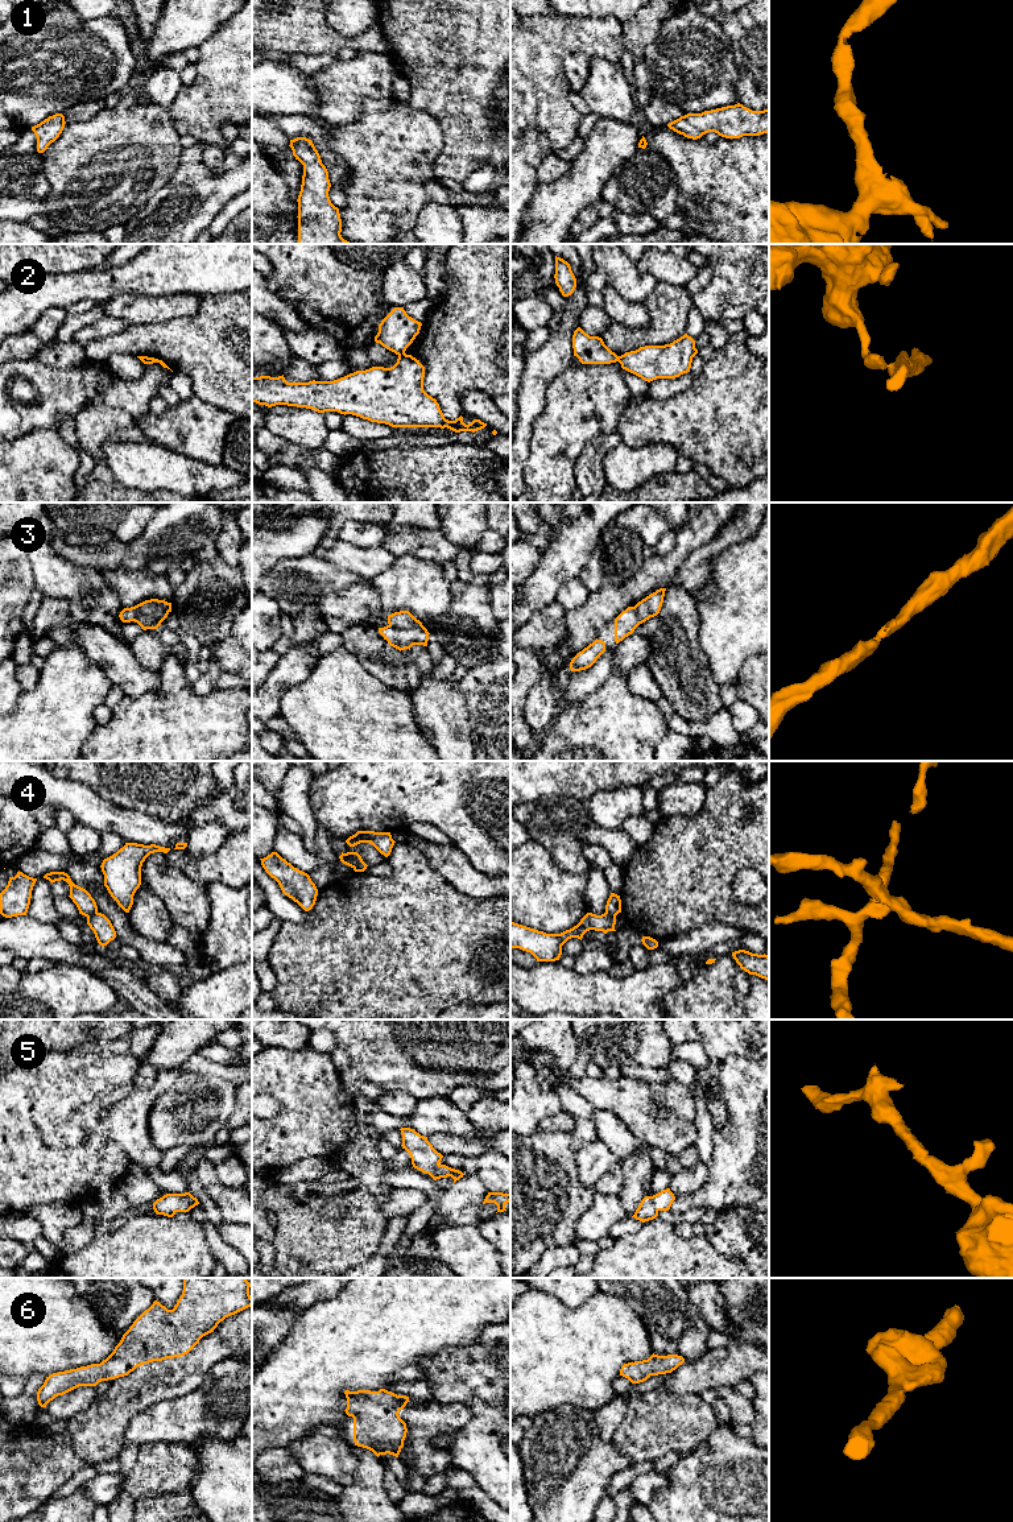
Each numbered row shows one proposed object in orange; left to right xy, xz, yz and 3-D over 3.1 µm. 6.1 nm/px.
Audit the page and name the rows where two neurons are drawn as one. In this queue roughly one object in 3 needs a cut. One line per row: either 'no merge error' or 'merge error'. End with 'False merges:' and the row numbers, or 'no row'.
1: no merge error
2: merge error
3: no merge error
4: merge error
5: no merge error
6: no merge error
False merges: 2, 4

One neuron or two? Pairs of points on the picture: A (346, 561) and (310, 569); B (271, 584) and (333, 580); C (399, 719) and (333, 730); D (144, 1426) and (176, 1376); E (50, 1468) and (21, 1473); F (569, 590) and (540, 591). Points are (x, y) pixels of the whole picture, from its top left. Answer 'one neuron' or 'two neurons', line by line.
A: two neurons
B: one neuron
C: one neuron
D: two neurons
E: one neuron
F: two neurons

